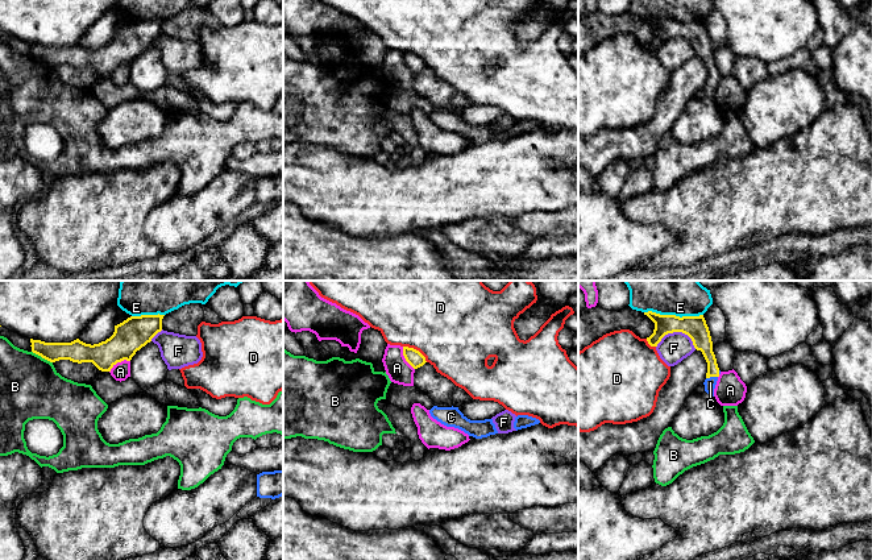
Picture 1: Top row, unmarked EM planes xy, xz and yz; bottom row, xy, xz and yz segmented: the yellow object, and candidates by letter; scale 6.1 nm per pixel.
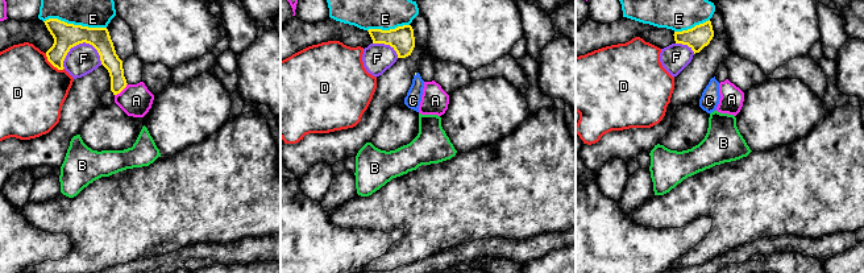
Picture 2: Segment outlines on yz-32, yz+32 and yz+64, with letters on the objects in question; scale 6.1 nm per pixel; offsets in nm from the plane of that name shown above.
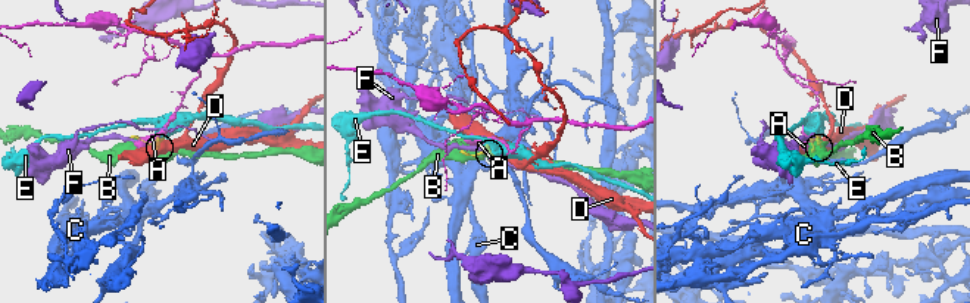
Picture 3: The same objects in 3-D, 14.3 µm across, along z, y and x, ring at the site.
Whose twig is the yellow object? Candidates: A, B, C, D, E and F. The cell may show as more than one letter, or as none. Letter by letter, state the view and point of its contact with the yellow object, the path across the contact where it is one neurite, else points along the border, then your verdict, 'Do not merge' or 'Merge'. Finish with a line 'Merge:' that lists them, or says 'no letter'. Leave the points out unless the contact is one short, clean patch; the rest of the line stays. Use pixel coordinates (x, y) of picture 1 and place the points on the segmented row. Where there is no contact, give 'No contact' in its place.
A: Touches yellow at xy (119, 361). Do not merge
B: Touches yellow at xy (42, 357). Do not merge
C: Touches yellow at yz (711, 376). Path across: yz (701, 337), (711, 361), (711, 376), (710, 382). Merge
D: Touches yellow at xz (415, 349). Do not merge
E: Touches yellow at yz (673, 315). Do not merge
F: Touches yellow at yz (677, 331). Do not merge
Merge: C

